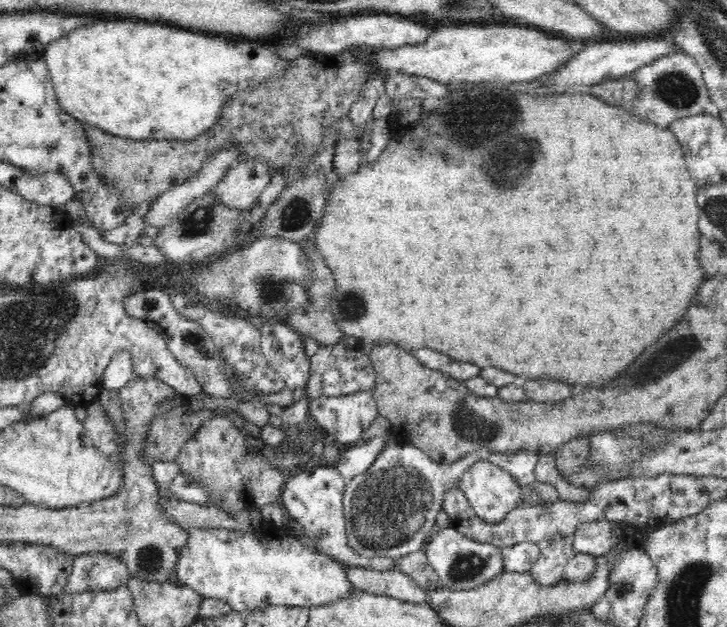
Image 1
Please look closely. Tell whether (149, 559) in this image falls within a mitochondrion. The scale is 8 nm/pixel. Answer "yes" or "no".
yes

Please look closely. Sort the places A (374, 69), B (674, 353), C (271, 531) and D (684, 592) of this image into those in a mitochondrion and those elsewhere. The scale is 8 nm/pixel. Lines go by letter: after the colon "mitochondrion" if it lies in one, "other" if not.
A: other
B: mitochondrion
C: other
D: mitochondrion

